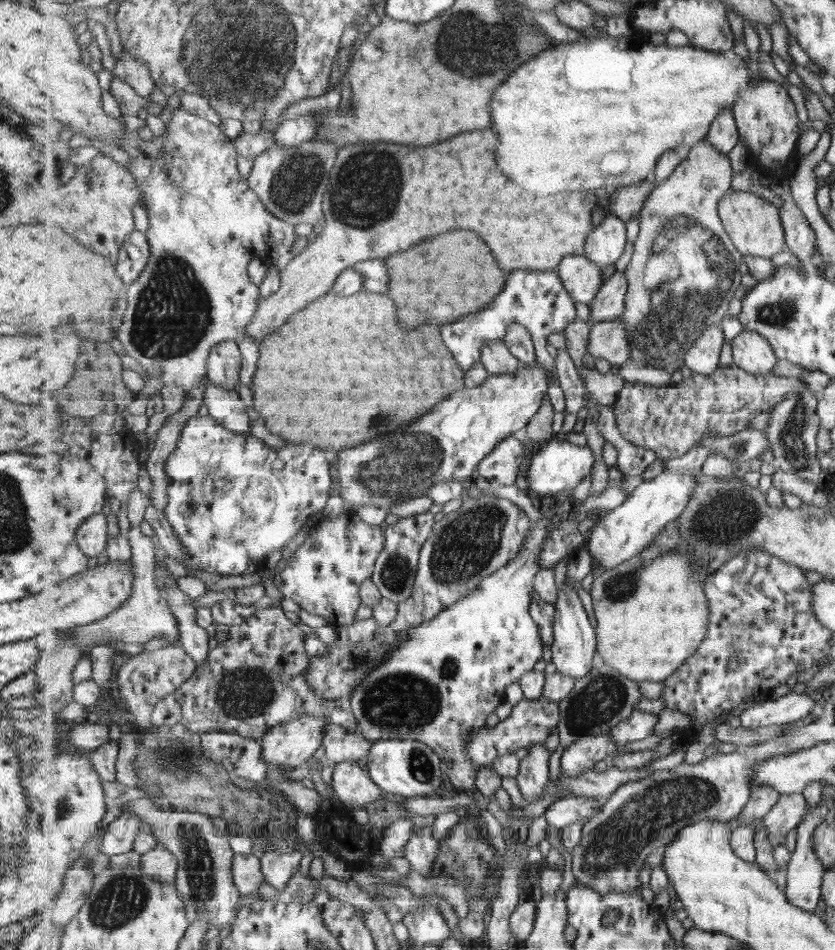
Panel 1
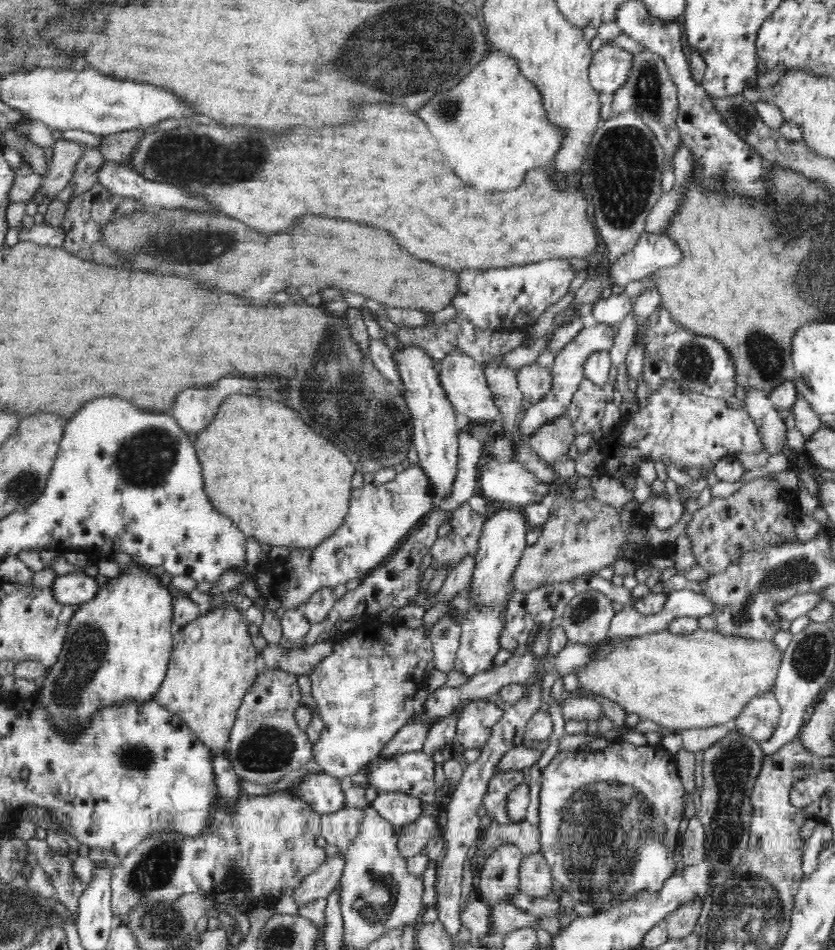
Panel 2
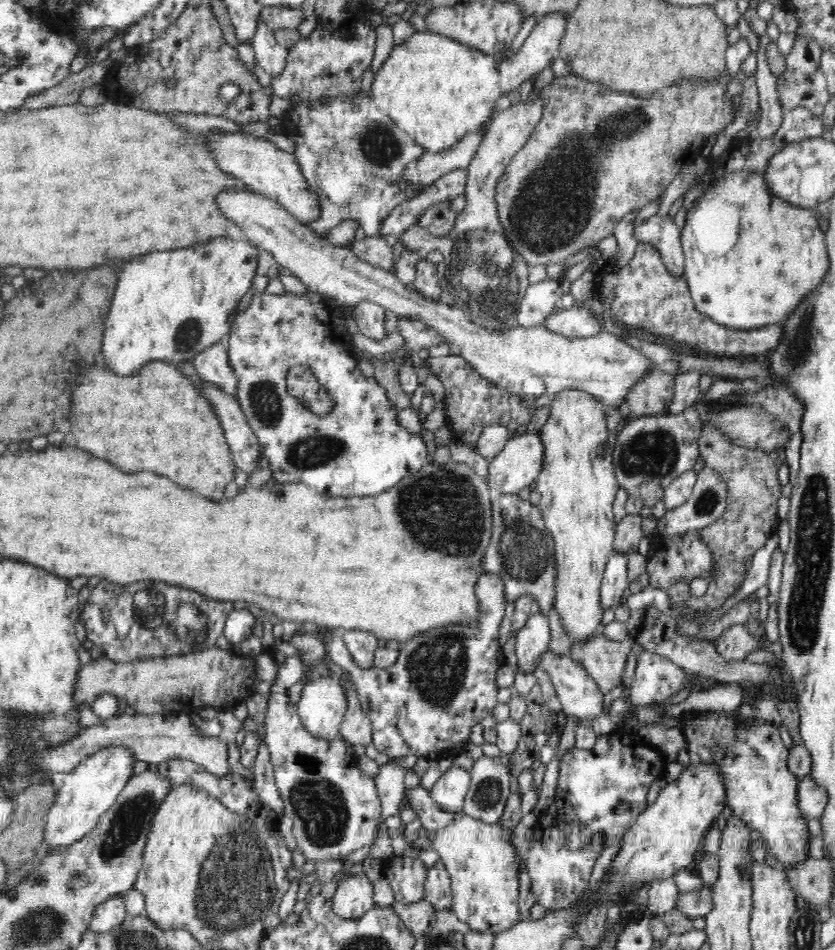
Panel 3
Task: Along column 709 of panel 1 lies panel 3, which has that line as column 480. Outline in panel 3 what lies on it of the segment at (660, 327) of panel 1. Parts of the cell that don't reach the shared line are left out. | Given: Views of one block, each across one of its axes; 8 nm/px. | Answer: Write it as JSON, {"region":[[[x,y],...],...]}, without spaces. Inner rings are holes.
{"region":[[[551,65],[543,68],[533,83],[533,96],[525,102],[497,112],[483,132],[480,146],[474,158],[467,166],[467,183],[465,186],[466,206],[457,213],[454,227],[448,235],[438,237],[426,232],[417,224],[408,228],[401,235],[402,246],[407,246],[422,258],[438,250],[446,260],[446,288],[452,296],[452,303],[460,307],[477,326],[493,332],[508,332],[518,328],[518,311],[522,297],[528,288],[528,267],[522,256],[516,253],[504,234],[500,223],[498,202],[496,201],[496,185],[510,164],[512,157],[526,144],[532,130],[540,120],[539,89],[554,78]]]}

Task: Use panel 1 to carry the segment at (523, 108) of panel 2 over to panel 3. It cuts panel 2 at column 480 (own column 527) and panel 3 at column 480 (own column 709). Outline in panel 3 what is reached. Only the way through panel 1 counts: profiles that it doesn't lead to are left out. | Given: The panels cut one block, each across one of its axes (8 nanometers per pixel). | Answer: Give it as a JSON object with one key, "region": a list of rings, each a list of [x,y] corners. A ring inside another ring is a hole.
{"region":[[[429,31],[415,32],[410,38],[403,43],[399,43],[393,46],[389,57],[381,64],[381,67],[377,70],[373,77],[373,83],[371,84],[371,99],[374,105],[378,107],[380,112],[390,117],[398,127],[408,133],[408,136],[412,137],[416,145],[420,146],[424,152],[444,152],[451,146],[458,145],[468,133],[484,132],[486,126],[493,119],[496,114],[496,104],[498,104],[498,98],[501,96],[500,90],[500,77],[499,69],[496,67],[496,62],[492,57],[492,54],[486,54],[476,48],[468,47],[467,45],[444,36],[442,34],[436,34]]]}

